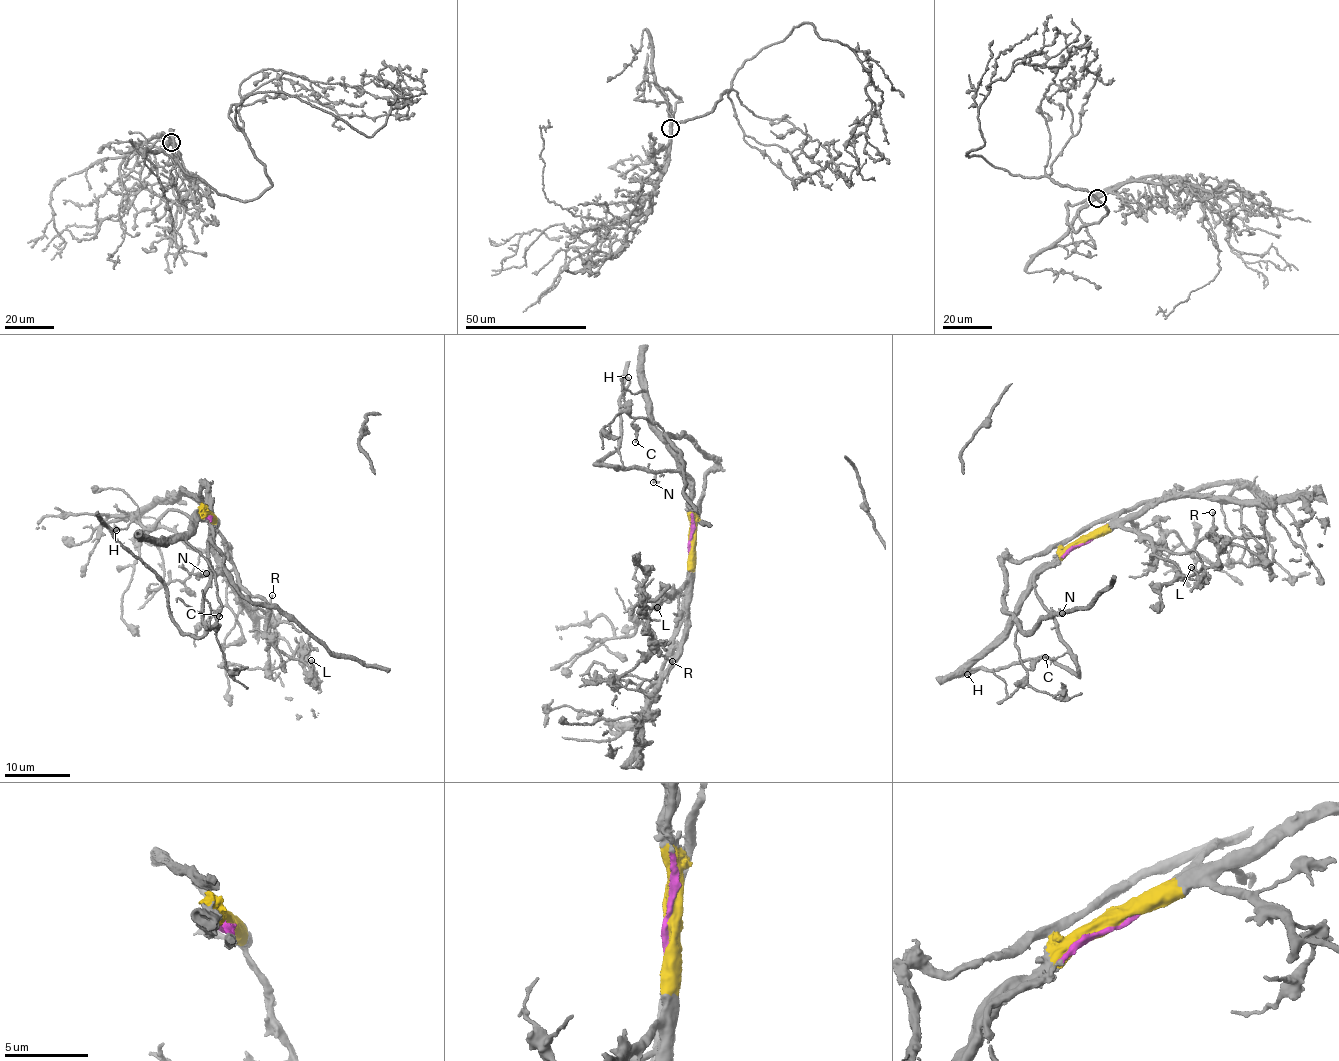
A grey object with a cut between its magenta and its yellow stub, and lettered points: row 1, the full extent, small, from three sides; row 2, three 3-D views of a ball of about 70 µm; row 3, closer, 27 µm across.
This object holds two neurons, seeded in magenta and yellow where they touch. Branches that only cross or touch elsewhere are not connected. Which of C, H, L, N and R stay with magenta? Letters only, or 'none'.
H, N

